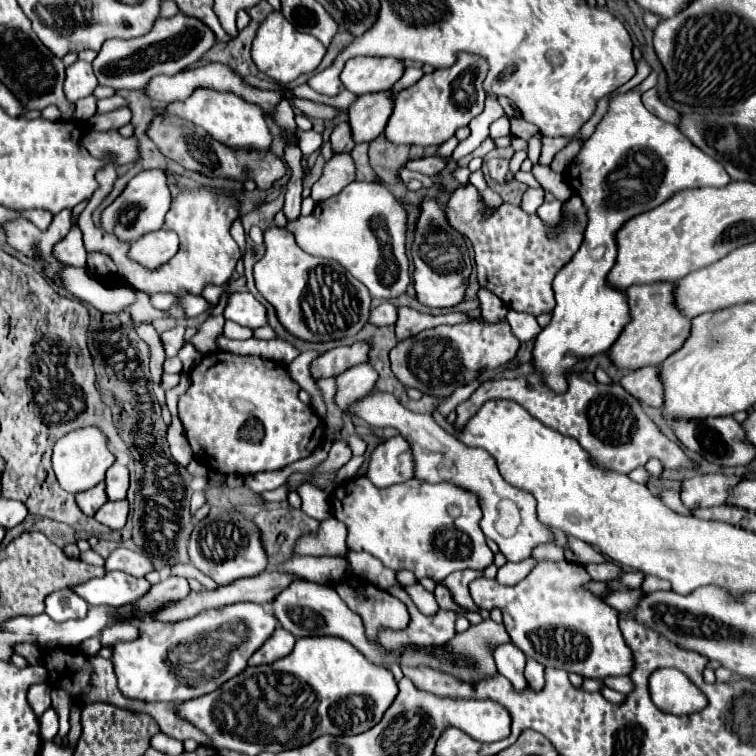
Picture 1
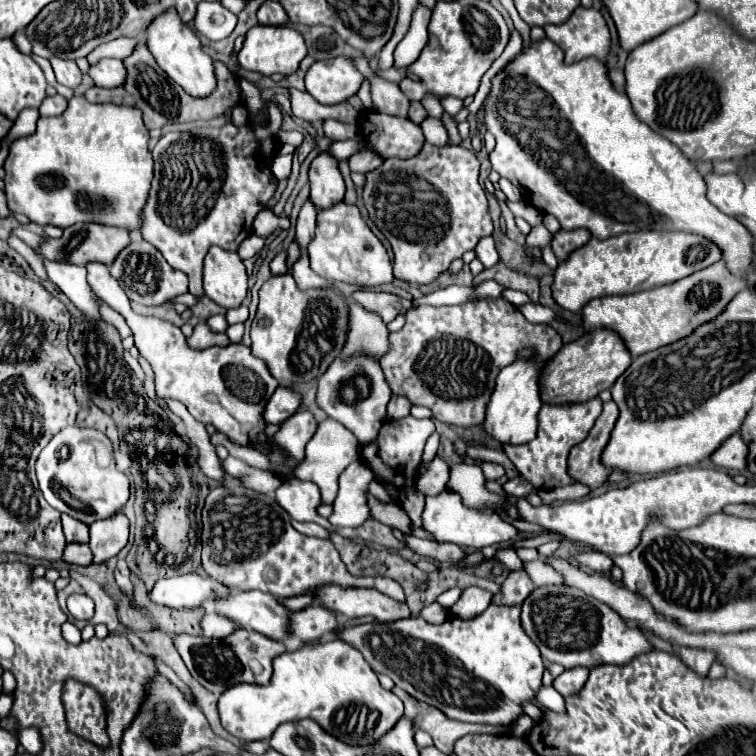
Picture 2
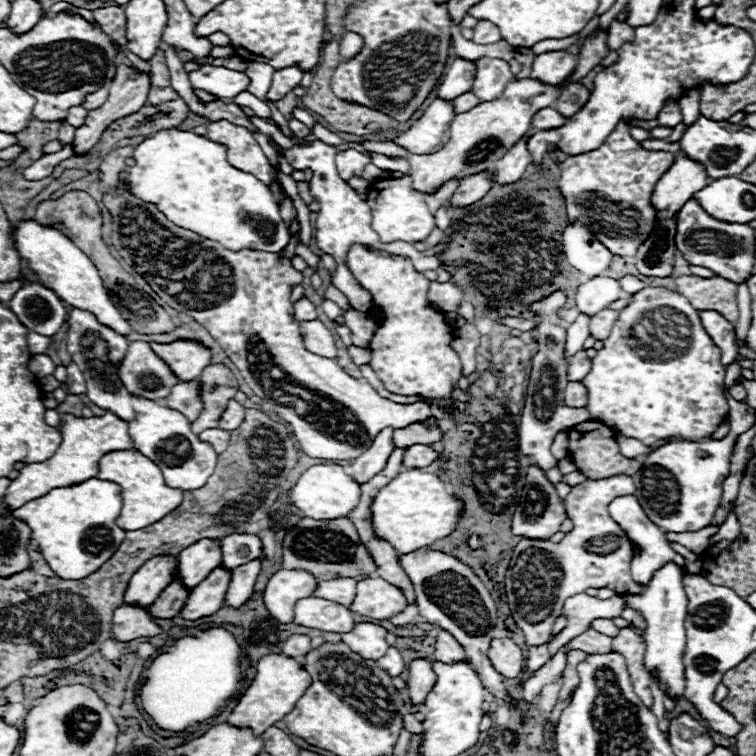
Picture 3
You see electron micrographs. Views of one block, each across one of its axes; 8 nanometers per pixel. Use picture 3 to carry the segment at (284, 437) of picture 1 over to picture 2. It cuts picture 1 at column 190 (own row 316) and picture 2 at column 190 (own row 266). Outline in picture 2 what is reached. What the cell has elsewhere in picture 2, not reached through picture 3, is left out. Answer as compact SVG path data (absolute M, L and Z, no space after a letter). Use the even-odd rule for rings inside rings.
M100 262L86 264L88 284L92 292L116 312L120 312L134 332L134 346L140 356L146 358L156 374L156 394L158 398L172 398L182 402L188 412L202 424L212 424L218 432L228 436L234 444L256 448L256 444L268 446L268 452L276 452L276 446L268 442L264 434L266 422L262 412L278 388L278 380L270 374L264 360L256 358L248 346L242 342L228 346L210 346L206 350L192 350L186 344L184 334L178 326L160 318L140 318L132 312L130 300L120 288L120 284L108 272L108 266Z

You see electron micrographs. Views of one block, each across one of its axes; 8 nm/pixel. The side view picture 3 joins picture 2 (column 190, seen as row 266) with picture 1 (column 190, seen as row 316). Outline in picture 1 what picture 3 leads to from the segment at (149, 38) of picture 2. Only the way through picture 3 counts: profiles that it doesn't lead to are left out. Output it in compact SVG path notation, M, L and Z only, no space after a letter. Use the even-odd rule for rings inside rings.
M198 88L188 100L176 102L166 107L159 108L157 115L165 112L178 116L186 122L192 122L194 126L204 128L214 140L228 148L244 148L244 150L270 150L272 144L272 134L268 130L268 124L264 120L264 114L260 112L258 106L248 104L240 96L234 96L232 92L216 92L208 88Z

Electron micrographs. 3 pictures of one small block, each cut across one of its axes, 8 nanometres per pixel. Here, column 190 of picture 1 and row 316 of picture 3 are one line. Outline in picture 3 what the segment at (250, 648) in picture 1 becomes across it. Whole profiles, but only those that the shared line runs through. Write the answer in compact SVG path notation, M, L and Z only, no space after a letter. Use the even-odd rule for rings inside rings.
M644 288L640 294L632 294L628 306L622 308L616 318L612 336L614 338L604 340L604 348L592 358L592 370L582 380L588 390L586 408L592 420L604 422L606 426L616 426L618 434L636 438L646 446L670 436L702 440L718 428L722 416L728 414L728 404L722 394L726 366L720 364L720 350L704 332L698 310L688 302L686 296L668 288ZM706 346L714 348L710 362L700 360Z

